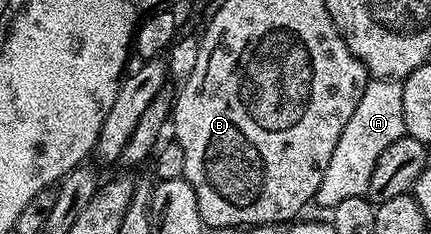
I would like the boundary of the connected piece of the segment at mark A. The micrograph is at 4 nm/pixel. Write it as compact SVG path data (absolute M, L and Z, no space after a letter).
M369 79L366 90L362 90L362 99L354 114L350 114L350 122L342 129L342 138L338 138L338 146L334 146L334 154L326 166L326 174L322 174L322 186L318 186L315 203L321 204L324 210L338 206L345 198L367 196L370 186L370 174L374 174L374 165L386 146L398 142L406 133L402 118L402 83L398 80Z

